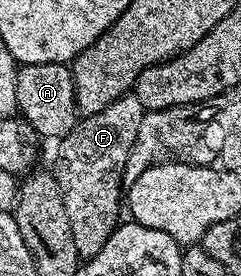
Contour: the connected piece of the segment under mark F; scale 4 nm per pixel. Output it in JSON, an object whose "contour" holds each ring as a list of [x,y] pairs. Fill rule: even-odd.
{"contour":[[[131,92],[100,112],[85,115],[74,131],[57,143],[58,163],[52,166],[52,173],[64,199],[81,259],[98,254],[119,223],[118,214],[124,196],[123,173],[128,164],[128,152],[132,152],[132,144],[136,144],[136,132],[140,129],[143,113],[140,100]]]}

